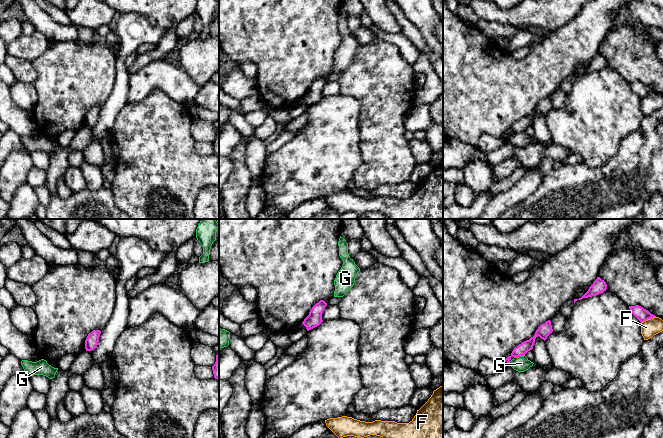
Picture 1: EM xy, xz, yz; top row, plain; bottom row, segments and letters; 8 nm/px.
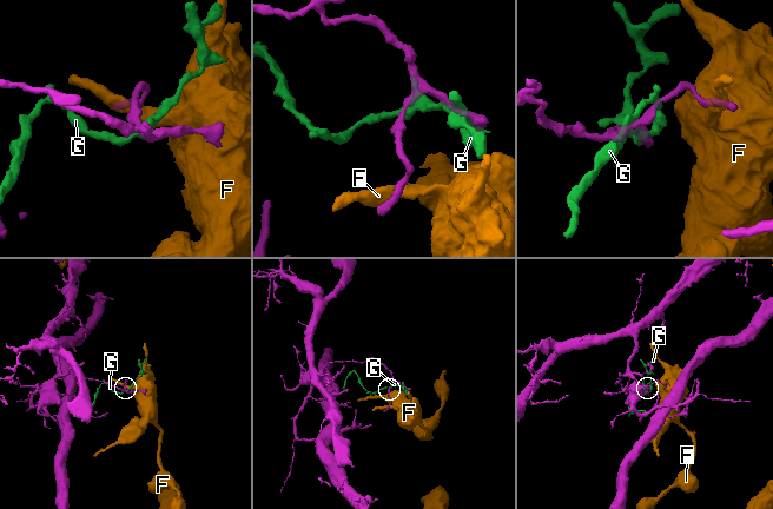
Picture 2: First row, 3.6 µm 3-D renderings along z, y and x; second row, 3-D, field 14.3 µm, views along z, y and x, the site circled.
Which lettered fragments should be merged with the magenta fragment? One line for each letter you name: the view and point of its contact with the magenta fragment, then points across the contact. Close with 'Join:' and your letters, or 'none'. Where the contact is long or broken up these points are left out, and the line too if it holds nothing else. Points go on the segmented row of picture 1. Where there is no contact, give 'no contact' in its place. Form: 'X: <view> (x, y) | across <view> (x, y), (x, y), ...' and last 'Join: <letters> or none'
Join: none

